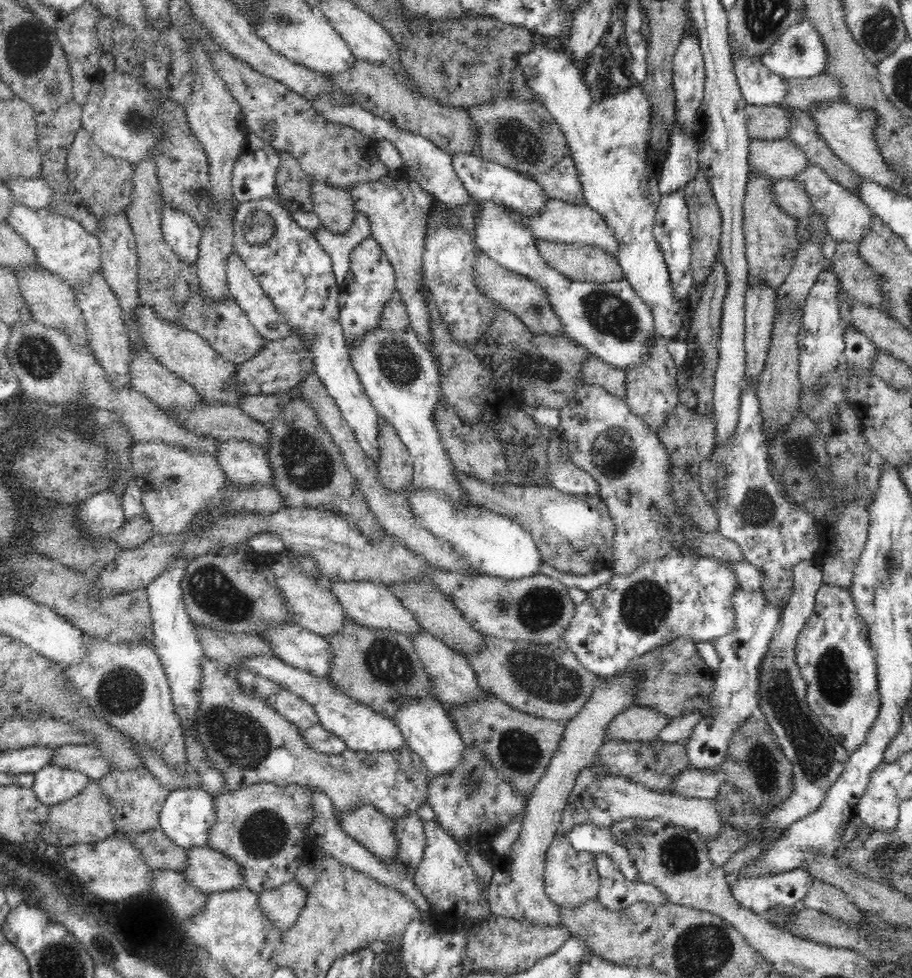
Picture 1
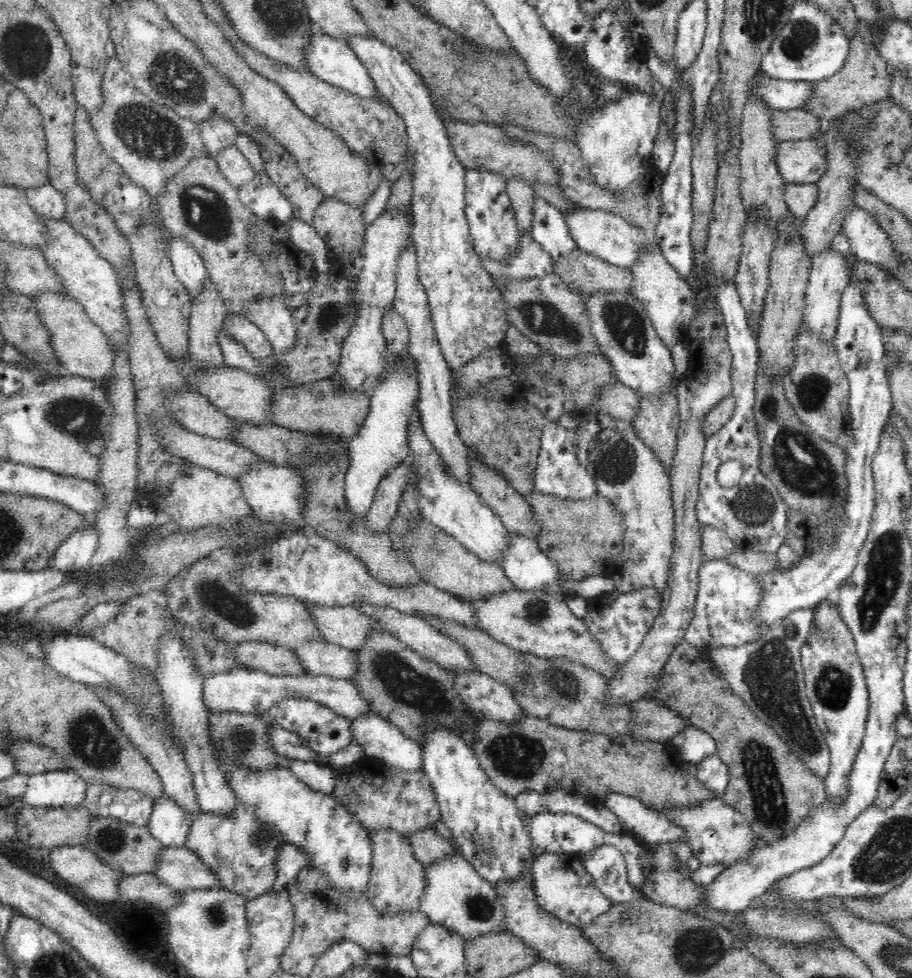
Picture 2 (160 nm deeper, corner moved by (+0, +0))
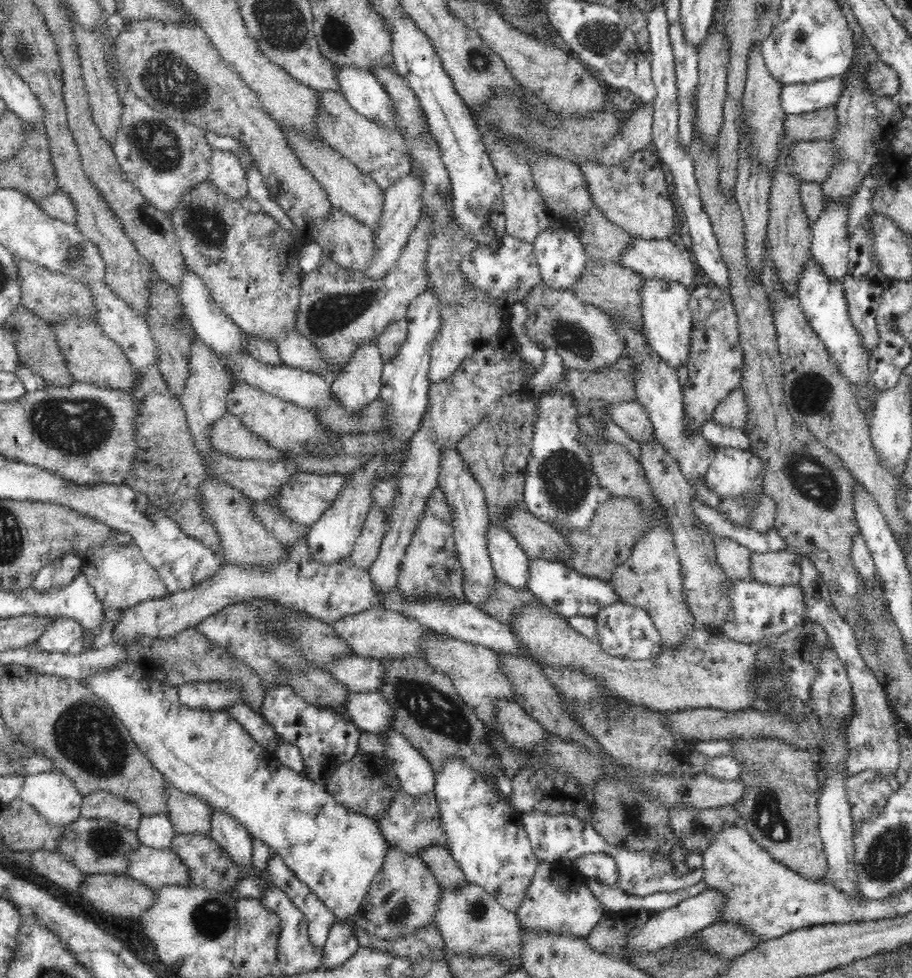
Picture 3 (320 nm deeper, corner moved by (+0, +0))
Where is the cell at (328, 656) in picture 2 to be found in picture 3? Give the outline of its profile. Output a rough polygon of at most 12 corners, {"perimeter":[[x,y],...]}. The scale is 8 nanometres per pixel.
{"perimeter":[[350,654],[327,670],[352,692],[380,691],[384,663]]}

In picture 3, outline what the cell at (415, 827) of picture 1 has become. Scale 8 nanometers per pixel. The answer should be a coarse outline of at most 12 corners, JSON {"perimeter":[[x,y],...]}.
{"perimeter":[[428,847],[418,854],[441,888],[468,884],[448,847]]}

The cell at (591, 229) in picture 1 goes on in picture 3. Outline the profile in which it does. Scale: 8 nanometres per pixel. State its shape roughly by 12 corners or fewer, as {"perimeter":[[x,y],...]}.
{"perimeter":[[633,238],[622,266],[693,290],[701,274],[670,239]]}

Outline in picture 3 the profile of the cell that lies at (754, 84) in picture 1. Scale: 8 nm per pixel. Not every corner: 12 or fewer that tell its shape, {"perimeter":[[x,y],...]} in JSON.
{"perimeter":[[843,77],[784,85],[786,115],[835,106]]}

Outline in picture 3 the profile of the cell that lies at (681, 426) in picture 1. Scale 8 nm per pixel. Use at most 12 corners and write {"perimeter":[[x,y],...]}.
{"perimeter":[[741,386],[715,408],[713,420],[745,432],[748,407]]}

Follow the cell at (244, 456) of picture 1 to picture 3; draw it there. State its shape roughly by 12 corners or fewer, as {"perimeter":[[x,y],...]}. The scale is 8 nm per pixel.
{"perimeter":[[298,472],[270,498],[290,521],[311,527],[348,475]]}

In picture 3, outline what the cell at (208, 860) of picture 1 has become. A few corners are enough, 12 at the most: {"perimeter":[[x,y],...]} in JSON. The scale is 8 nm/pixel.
{"perimeter":[[140,845],[127,876],[155,889],[189,886],[177,854]]}

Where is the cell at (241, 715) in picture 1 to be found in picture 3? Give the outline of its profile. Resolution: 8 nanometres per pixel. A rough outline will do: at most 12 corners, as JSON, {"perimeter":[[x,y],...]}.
{"perimeter":[[404,790],[386,814],[391,847],[419,856],[448,847],[434,794]]}

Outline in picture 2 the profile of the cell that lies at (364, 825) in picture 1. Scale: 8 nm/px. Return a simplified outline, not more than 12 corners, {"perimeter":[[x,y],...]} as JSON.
{"perimeter":[[370,831],[365,896],[378,913],[414,913],[426,867],[396,831]]}

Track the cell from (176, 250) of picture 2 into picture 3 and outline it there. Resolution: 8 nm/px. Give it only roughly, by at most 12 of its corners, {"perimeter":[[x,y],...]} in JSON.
{"perimeter":[[187,266],[179,296],[204,345],[233,378],[311,411],[332,402],[331,381],[266,365]]}

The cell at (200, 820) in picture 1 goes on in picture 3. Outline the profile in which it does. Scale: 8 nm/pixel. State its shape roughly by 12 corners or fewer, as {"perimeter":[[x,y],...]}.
{"perimeter":[[168,814],[142,815],[144,846],[168,849],[176,831]]}

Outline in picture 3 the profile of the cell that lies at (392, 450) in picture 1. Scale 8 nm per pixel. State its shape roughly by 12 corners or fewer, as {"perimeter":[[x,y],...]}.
{"perimeter":[[372,506],[350,565],[369,570],[386,534],[385,512]]}

